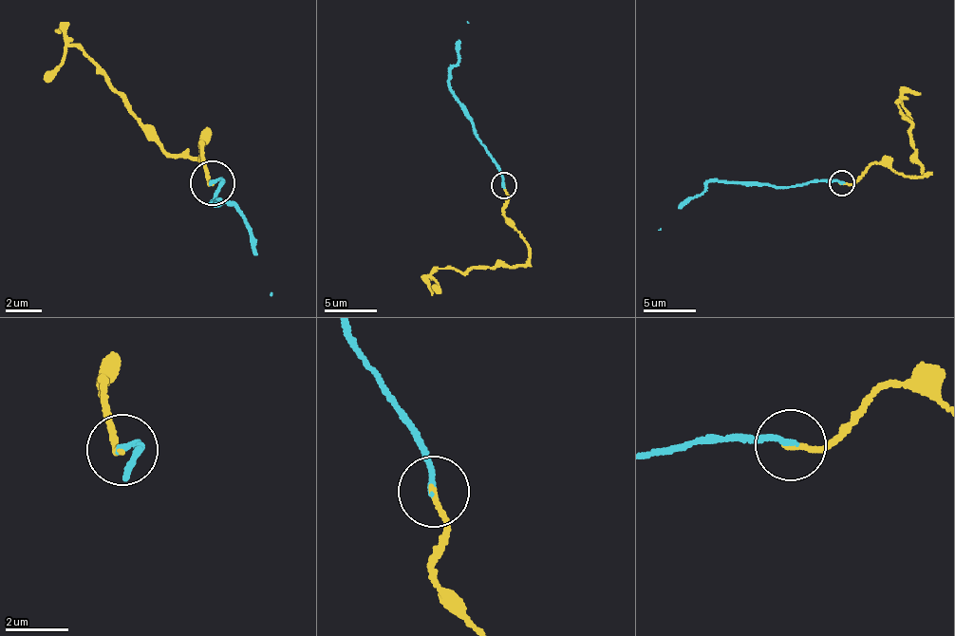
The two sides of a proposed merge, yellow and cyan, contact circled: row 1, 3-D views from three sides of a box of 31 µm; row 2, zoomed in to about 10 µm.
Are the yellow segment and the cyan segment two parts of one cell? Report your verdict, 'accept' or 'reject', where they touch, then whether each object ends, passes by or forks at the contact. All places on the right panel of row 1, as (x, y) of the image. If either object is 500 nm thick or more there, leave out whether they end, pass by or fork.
reject | (842, 182) | yellow ends | cyan ends

